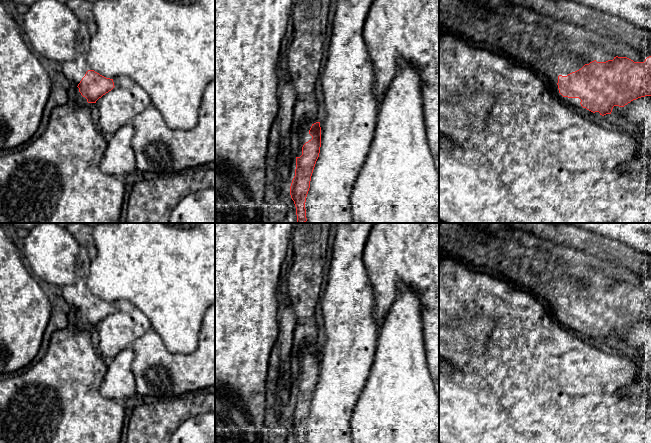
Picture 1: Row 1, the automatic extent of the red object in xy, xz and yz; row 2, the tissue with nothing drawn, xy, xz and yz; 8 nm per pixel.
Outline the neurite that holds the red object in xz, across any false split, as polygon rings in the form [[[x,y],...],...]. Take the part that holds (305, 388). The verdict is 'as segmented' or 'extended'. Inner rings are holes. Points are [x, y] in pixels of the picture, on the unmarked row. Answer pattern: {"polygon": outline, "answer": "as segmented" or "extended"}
{"polygon": [[[320,346],[312,349],[304,347],[296,359],[296,364],[296,393],[290,419],[296,431],[297,443],[307,443],[305,426],[321,371]]], "answer": "extended"}

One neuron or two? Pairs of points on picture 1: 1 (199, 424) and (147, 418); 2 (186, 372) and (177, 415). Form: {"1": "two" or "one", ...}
{"1": "two", "2": "two"}

